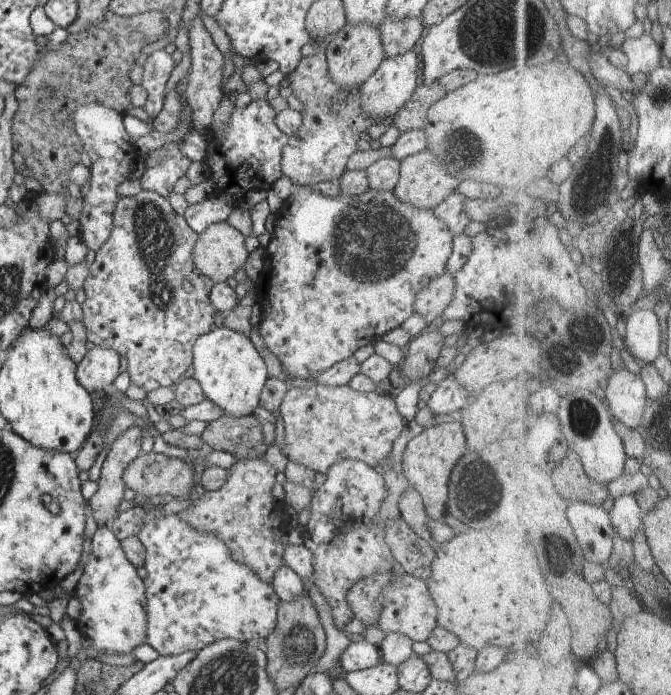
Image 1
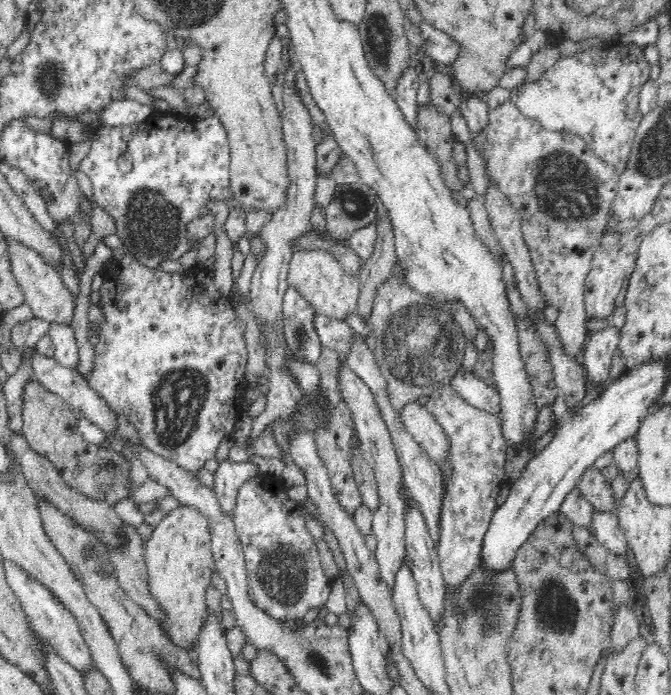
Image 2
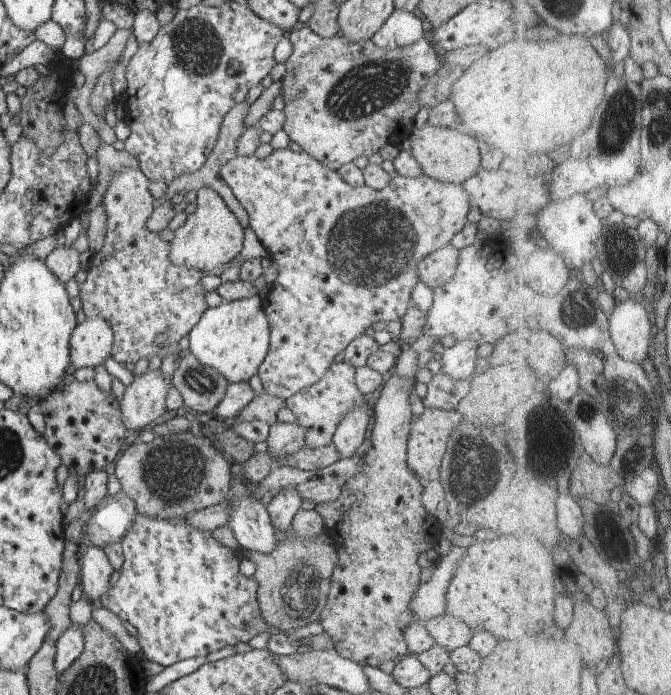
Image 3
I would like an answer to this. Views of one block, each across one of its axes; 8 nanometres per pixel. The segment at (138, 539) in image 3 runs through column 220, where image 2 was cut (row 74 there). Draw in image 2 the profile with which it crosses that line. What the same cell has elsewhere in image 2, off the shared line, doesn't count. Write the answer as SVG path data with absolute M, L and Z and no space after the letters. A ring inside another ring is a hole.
M594 46L569 57L560 57L536 82L522 83L511 90L512 102L522 114L536 120L549 131L568 131L586 141L595 156L624 174L628 158L632 154L632 144L636 129L643 114L639 109L639 94L642 85L649 79L651 63L646 60L642 46L600 49Z

